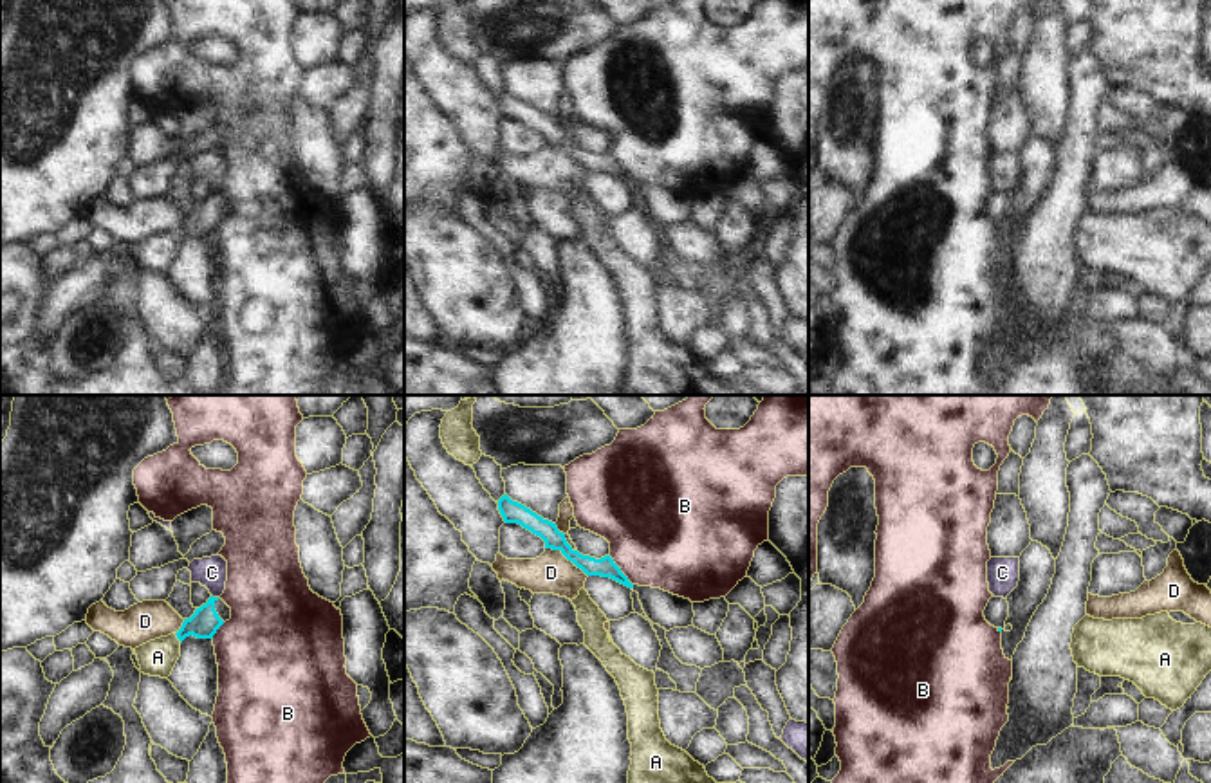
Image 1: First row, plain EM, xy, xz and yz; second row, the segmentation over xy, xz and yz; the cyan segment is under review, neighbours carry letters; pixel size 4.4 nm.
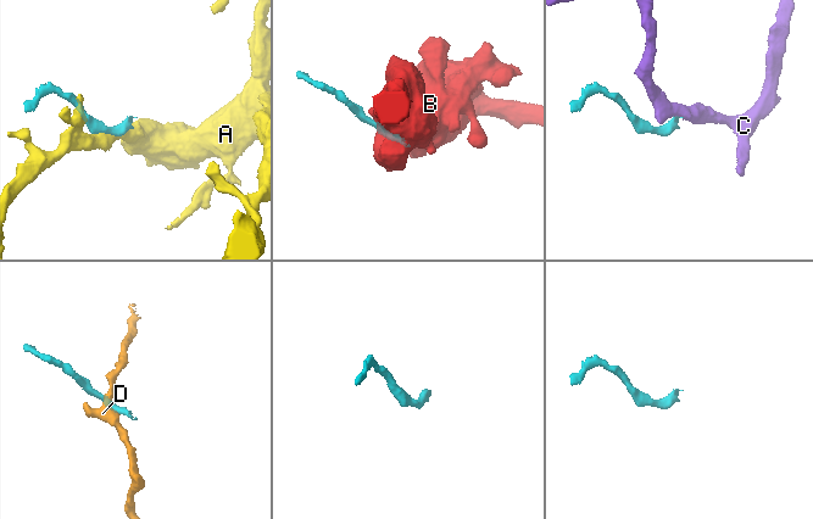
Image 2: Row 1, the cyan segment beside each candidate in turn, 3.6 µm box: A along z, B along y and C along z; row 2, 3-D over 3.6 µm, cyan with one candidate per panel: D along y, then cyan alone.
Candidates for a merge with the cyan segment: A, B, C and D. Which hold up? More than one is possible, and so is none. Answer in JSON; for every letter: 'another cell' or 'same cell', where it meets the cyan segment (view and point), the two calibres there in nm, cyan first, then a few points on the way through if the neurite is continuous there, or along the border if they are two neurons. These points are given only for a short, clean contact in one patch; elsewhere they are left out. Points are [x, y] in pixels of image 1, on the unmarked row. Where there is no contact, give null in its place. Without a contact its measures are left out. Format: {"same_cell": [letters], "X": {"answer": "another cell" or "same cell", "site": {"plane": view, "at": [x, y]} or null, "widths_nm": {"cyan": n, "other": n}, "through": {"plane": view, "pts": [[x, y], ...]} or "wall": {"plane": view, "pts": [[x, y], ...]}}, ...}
{"same_cell": [], "A": {"answer": "another cell", "site": {"plane": "xy", "at": [177, 233]}, "widths_nm": {"cyan": 130, "other": 160}, "wall": {"plane": "xy", "pts": [[174, 230], [181, 237]]}}, "B": {"answer": "another cell", "site": {"plane": "xz", "at": [619, 166]}, "widths_nm": {"cyan": 90, "other": 480}, "wall": {"plane": "xz", "pts": [[609, 152], [632, 181]]}}, "C": {"answer": "another cell", "site": {"plane": "xy", "at": [215, 193]}, "widths_nm": {"cyan": 130, "other": 140}, "wall": {"plane": "xy", "pts": [[212, 190], [217, 193]]}}, "D": {"answer": "another cell", "site": {"plane": "xz", "at": [567, 154]}, "widths_nm": {"cyan": 90, "other": 180}, "wall": {"plane": "xz", "pts": [[545, 143], [558, 145], [587, 172]]}}}

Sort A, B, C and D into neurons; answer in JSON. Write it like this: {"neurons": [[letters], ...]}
{"neurons": [["A"], ["B"], ["C"], ["D"]]}

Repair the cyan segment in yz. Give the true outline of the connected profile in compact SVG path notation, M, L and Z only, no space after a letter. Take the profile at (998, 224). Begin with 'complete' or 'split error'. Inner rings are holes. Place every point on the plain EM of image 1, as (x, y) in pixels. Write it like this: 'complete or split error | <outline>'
split error | M991 193L985 206L984 206L985 216L994 222L998 227L1005 224L1005 216L1009 213L1009 198L1003 193Z

